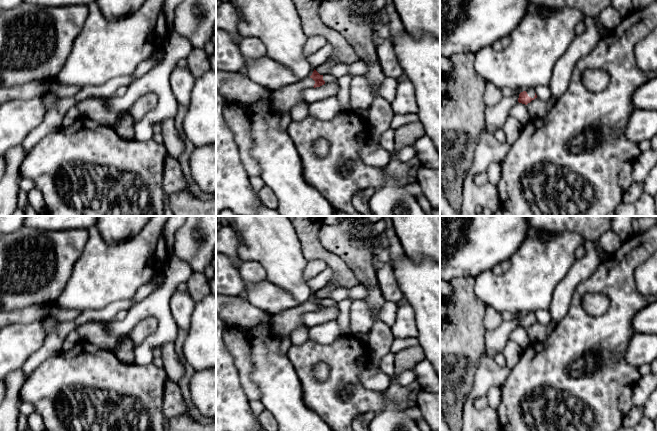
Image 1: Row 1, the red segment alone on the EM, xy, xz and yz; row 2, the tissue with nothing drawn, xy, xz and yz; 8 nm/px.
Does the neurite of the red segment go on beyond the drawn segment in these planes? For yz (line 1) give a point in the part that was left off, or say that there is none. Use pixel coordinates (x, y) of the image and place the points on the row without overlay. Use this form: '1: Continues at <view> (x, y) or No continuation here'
1: Continues at yz (530, 315)

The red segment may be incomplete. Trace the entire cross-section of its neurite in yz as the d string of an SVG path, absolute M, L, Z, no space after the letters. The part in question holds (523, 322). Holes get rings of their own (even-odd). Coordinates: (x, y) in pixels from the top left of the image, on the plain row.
M528 312L519 318L518 326L527 329L535 322L537 322L537 319L534 312Z

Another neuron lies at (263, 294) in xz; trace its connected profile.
M266 279L259 282L244 281L244 283L248 301L271 316L301 305L290 293L276 287Z

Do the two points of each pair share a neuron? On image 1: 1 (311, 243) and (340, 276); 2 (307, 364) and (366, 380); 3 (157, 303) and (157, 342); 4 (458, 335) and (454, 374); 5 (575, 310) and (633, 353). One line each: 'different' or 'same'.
1: same
2: different
3: same
4: same
5: different

